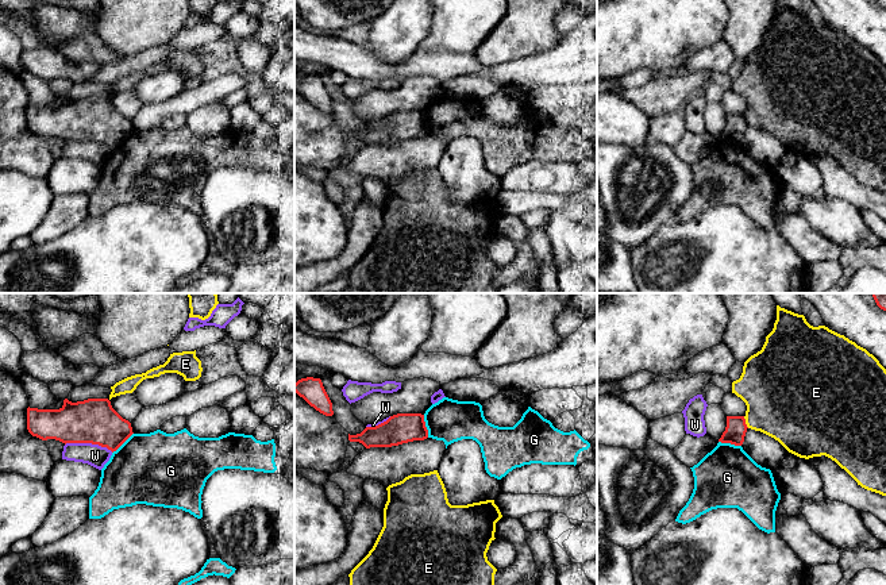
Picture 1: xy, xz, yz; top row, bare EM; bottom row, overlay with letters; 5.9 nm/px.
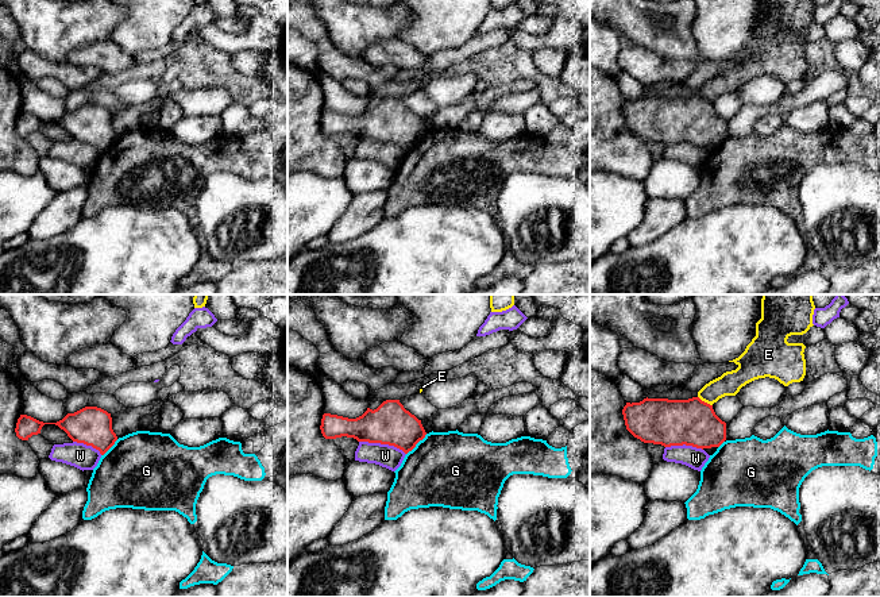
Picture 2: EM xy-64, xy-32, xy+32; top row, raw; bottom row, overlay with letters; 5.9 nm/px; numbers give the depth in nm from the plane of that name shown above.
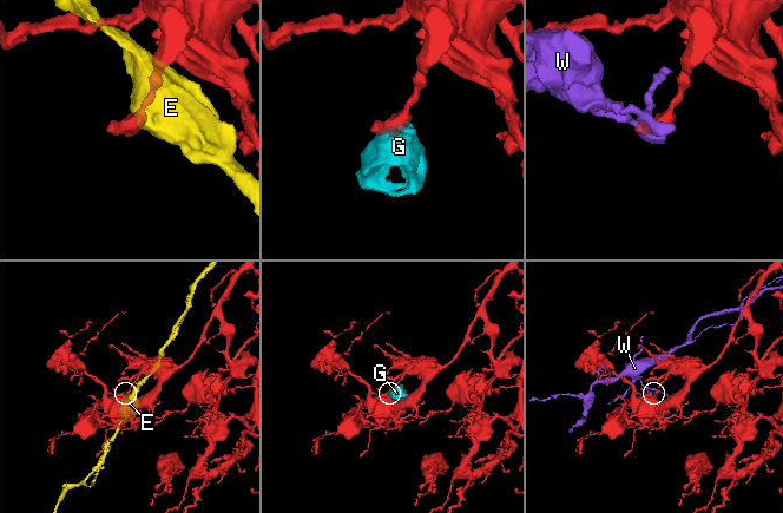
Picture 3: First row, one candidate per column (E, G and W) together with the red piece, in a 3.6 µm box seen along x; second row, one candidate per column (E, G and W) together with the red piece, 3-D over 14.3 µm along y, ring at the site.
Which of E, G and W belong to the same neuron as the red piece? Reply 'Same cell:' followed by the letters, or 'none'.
Same cell: none

